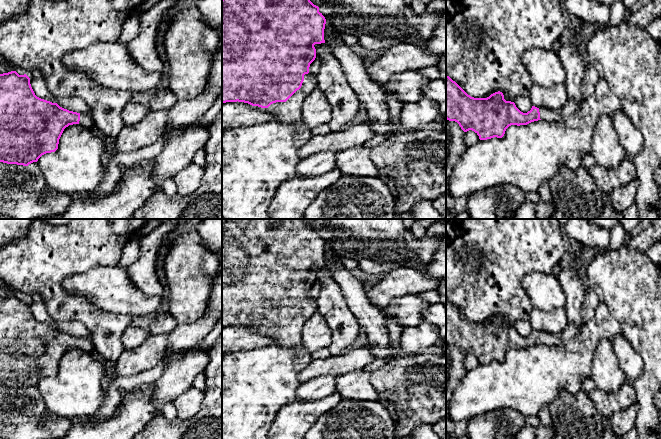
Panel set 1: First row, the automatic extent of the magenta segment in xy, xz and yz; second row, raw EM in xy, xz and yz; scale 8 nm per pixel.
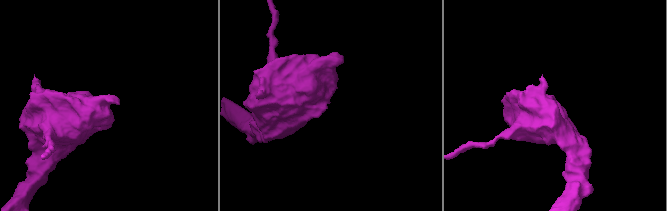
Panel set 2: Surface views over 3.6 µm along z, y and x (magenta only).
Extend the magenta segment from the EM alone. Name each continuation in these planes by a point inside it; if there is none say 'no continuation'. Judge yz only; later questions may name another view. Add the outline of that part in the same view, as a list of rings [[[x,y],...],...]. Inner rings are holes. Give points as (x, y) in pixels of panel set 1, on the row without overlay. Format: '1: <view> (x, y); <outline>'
1: yz (572, 331); [[[568,323],[565,331],[559,335],[551,334],[546,331],[540,331],[540,343],[545,345],[566,345],[569,341],[573,340],[580,334],[580,329],[578,326]]]

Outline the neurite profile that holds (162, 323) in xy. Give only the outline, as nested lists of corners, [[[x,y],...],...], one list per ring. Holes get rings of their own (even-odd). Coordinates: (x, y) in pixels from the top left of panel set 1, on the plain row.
[[[168,312],[155,313],[150,322],[149,333],[151,335],[168,335],[177,327],[177,325],[178,323],[175,318]]]

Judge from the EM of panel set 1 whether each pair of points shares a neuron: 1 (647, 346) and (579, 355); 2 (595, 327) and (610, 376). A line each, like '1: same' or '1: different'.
1: different
2: different

